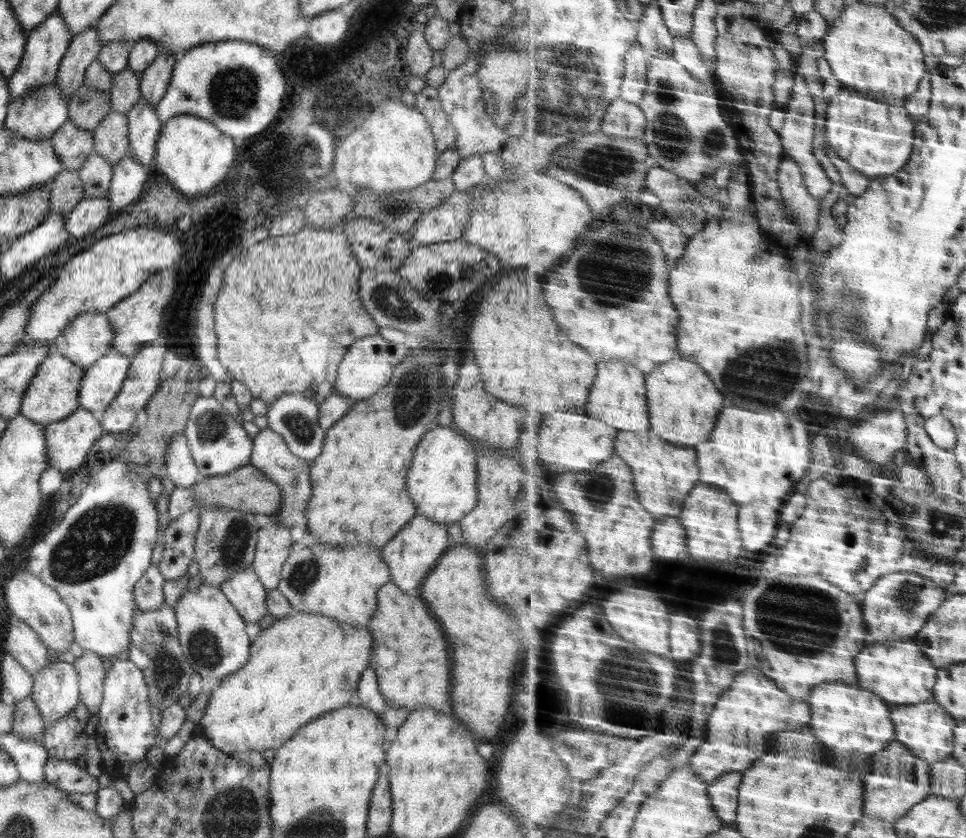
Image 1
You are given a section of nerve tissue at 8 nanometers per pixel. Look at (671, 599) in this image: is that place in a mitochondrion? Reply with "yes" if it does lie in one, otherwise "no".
no

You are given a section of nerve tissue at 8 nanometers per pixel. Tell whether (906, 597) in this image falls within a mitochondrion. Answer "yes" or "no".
yes

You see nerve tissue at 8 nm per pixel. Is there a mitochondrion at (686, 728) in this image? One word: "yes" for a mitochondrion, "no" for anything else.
no

